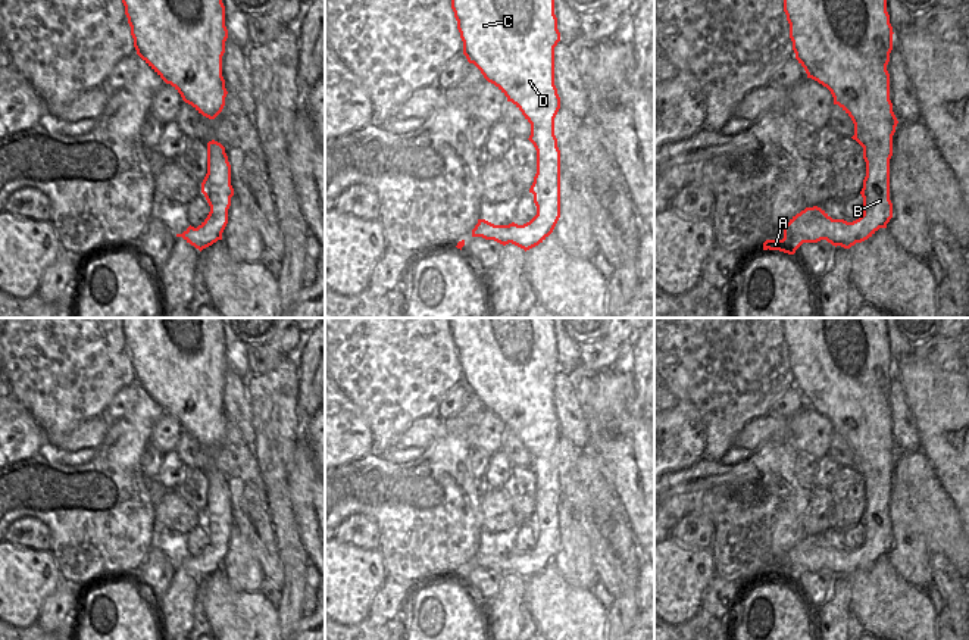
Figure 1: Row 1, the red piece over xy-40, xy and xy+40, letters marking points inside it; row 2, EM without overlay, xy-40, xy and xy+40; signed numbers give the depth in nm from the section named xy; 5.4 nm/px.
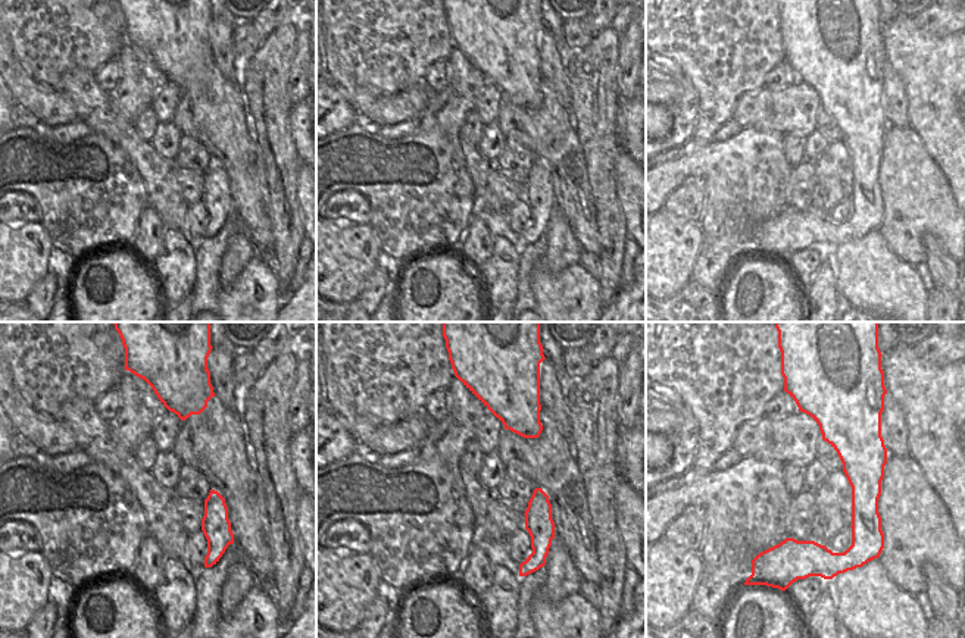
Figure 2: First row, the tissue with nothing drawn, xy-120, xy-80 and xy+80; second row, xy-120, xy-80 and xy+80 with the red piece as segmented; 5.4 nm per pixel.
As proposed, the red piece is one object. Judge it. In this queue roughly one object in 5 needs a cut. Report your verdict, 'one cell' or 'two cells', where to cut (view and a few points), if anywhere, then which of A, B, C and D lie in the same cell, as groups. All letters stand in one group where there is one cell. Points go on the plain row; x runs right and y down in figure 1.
one cell; no cut; A B C D

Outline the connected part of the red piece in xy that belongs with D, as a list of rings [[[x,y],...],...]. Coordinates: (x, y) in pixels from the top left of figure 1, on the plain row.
[[[448,318],[451,338],[463,371],[463,384],[494,413],[531,453],[529,471],[537,480],[537,503],[529,522],[537,544],[526,553],[494,555],[478,549],[472,566],[512,572],[525,581],[543,572],[560,547],[560,480],[554,447],[560,427],[554,415],[554,377],[560,371],[551,318]]]

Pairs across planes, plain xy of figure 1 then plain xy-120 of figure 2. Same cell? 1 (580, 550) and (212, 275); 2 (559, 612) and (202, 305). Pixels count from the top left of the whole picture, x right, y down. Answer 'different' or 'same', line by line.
1: different
2: different

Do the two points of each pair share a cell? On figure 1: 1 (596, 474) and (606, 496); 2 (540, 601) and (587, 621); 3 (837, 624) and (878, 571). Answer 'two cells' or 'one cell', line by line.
1: one cell
2: one cell
3: two cells

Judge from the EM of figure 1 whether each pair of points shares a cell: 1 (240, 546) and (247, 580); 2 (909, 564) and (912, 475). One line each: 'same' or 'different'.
1: same
2: same

